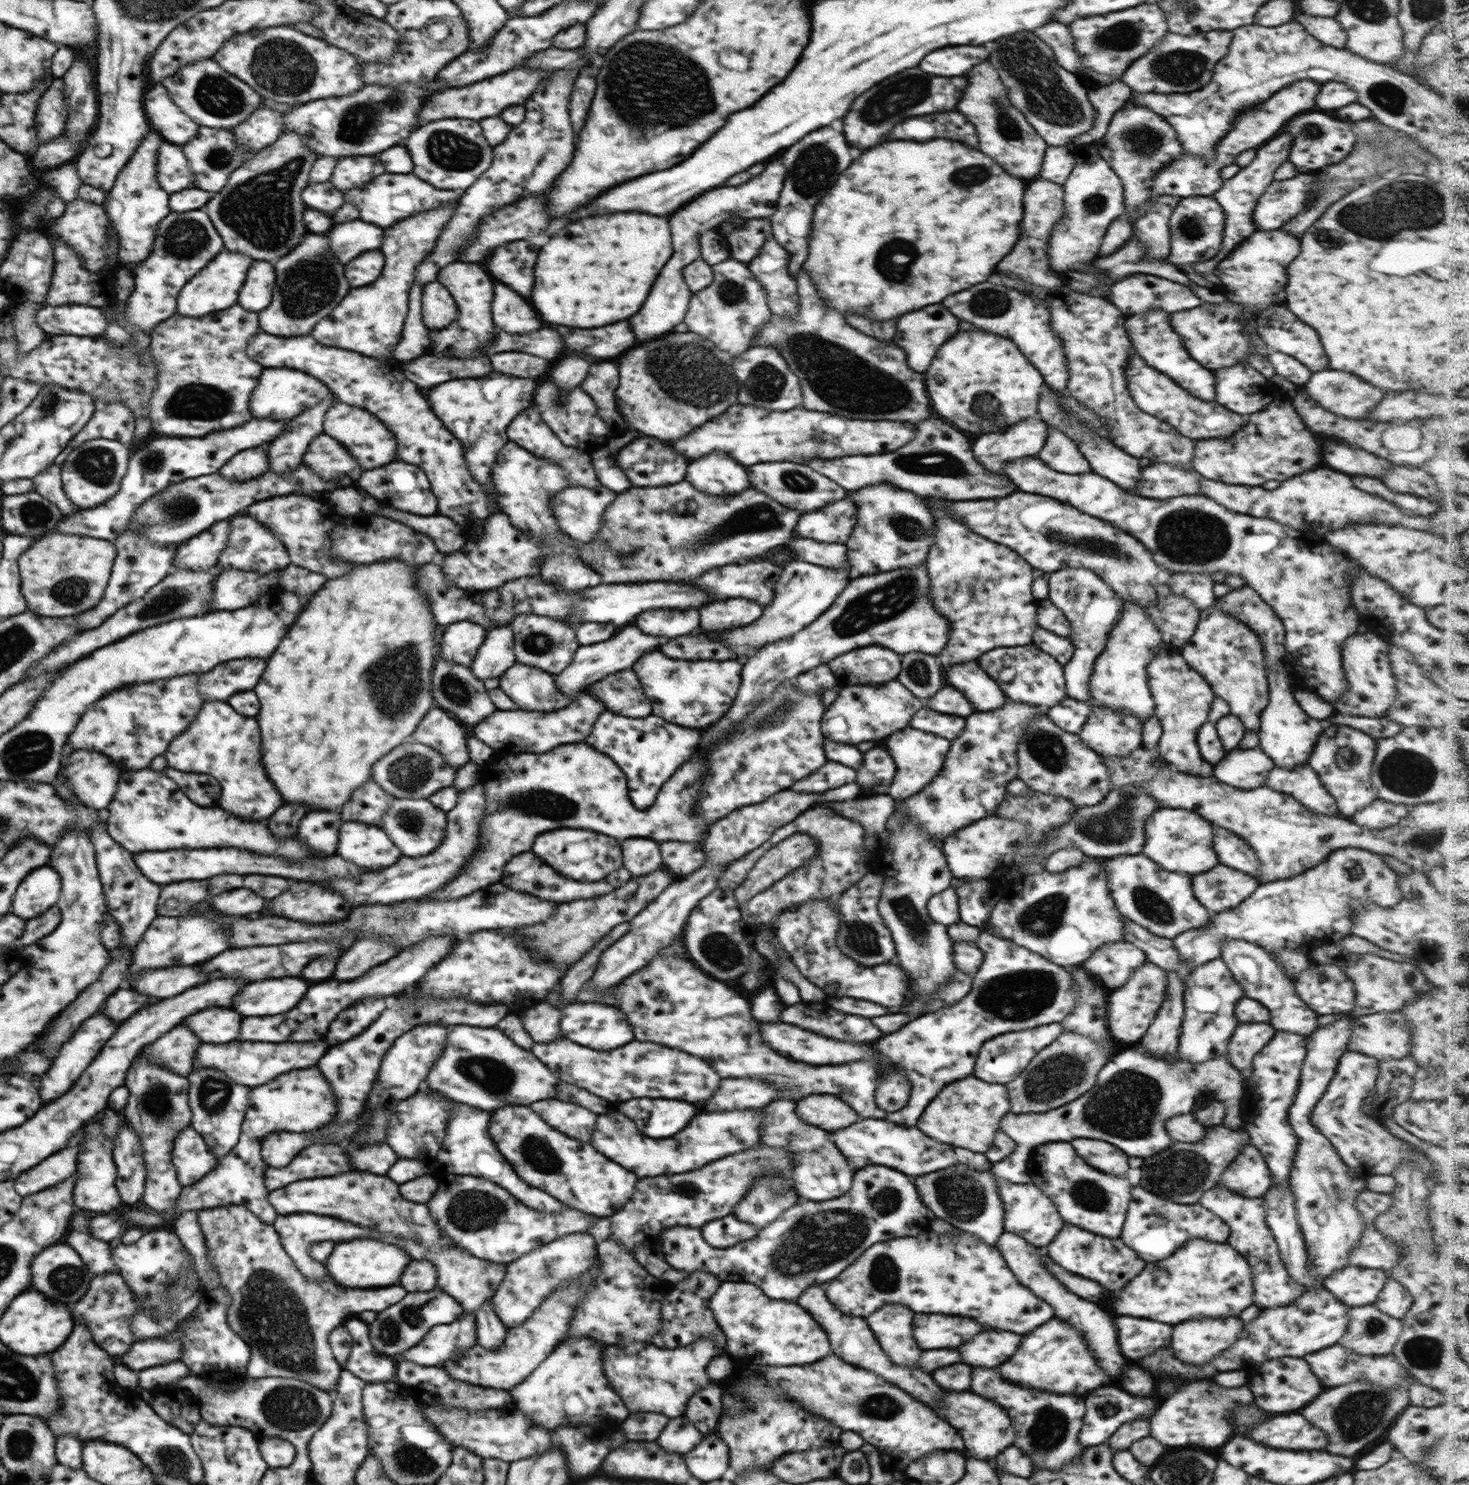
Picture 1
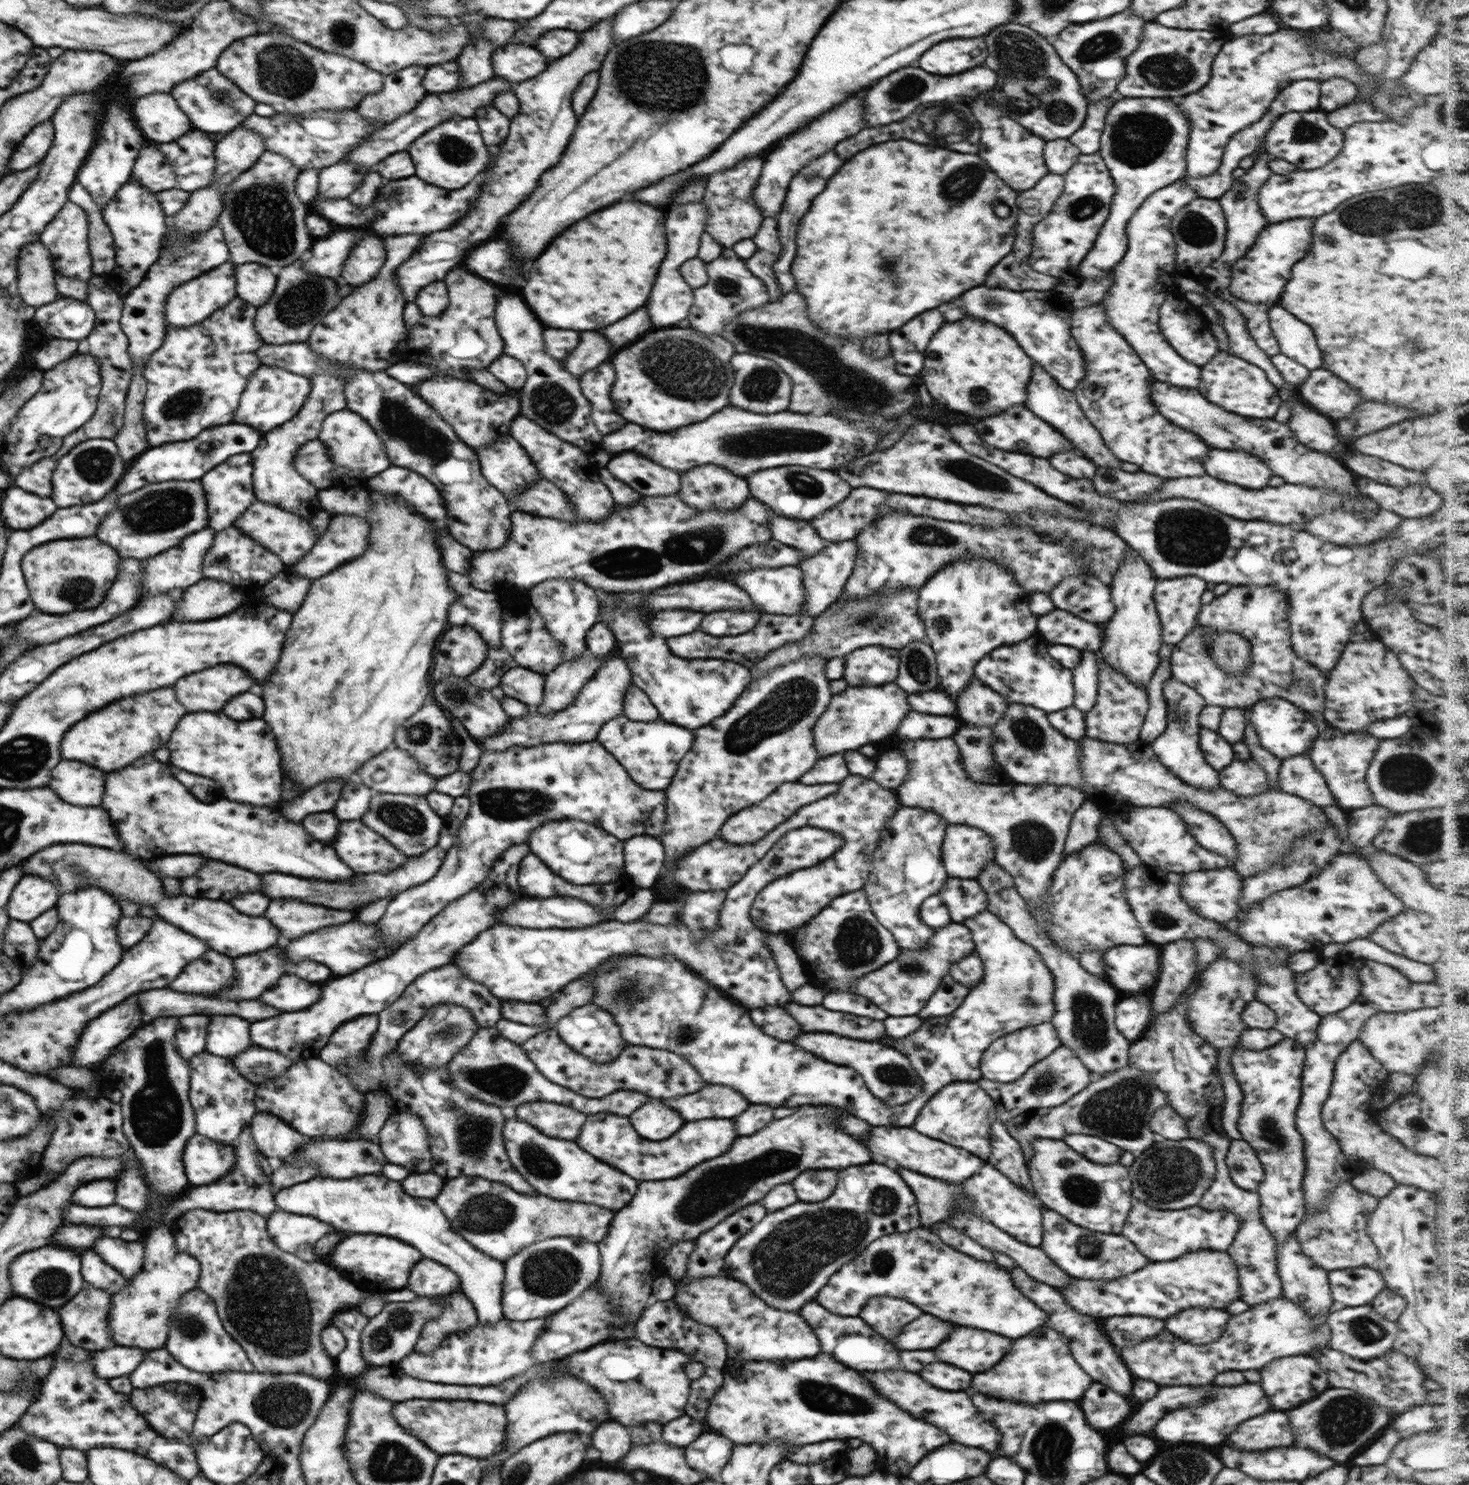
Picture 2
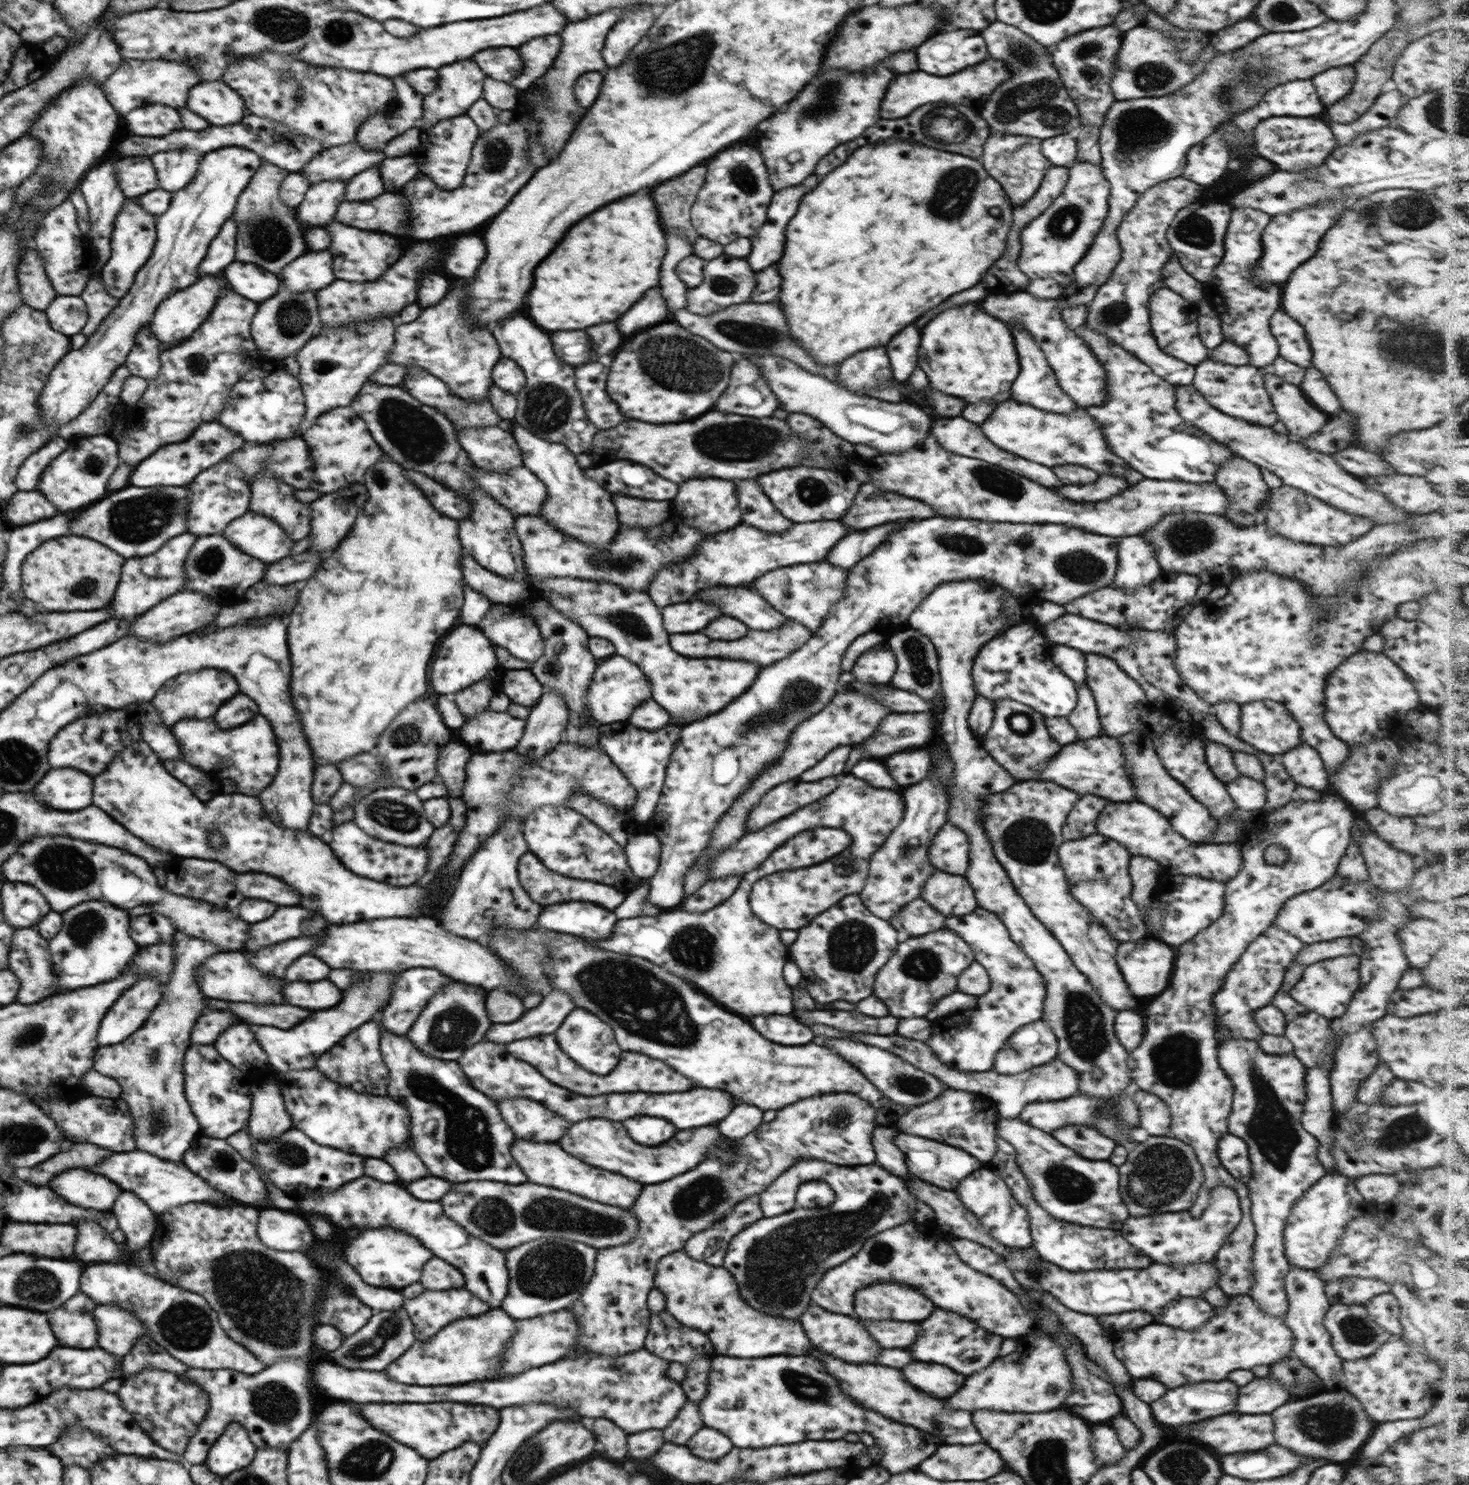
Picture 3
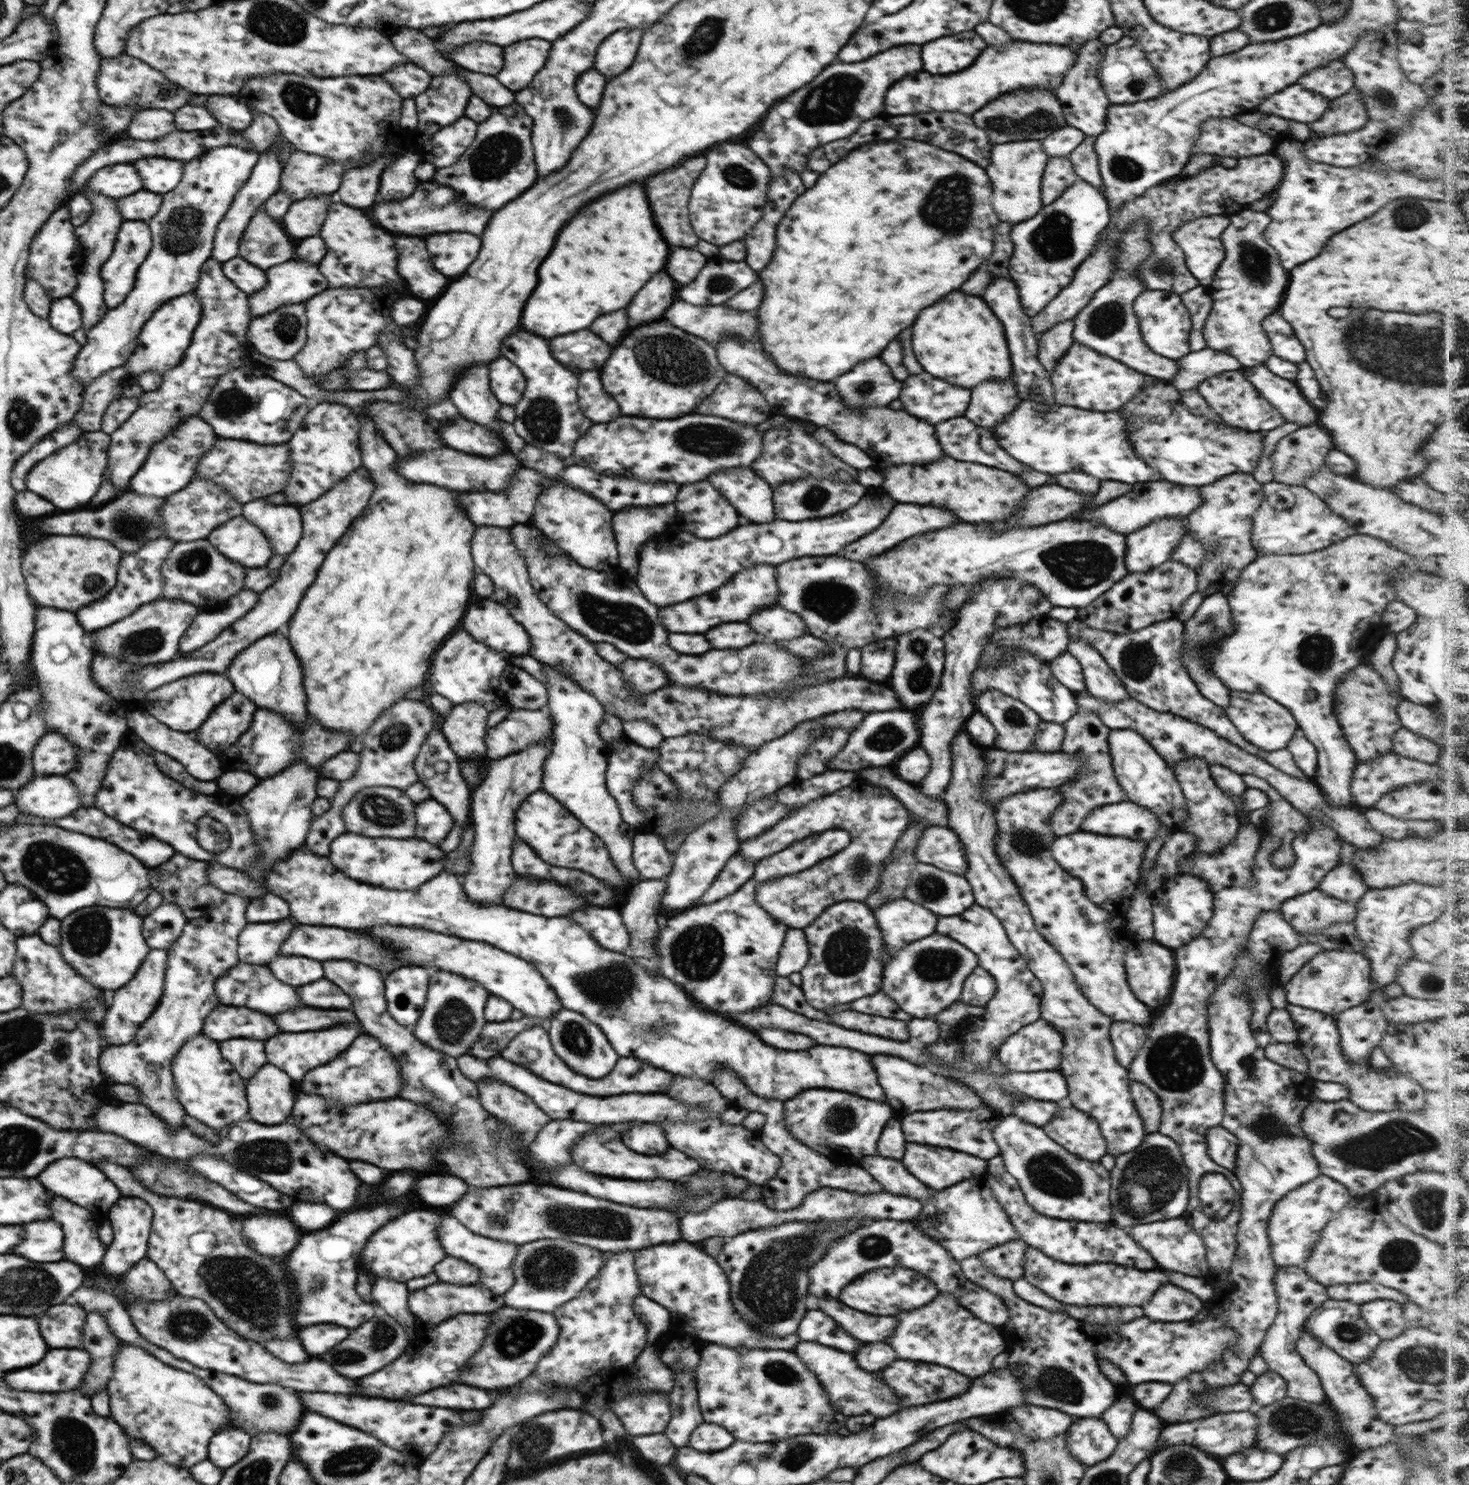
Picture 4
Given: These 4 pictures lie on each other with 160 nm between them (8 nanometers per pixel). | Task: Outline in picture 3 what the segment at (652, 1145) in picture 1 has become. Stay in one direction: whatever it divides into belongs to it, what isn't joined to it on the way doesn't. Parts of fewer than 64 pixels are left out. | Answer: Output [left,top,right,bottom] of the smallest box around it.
[558,1118,720,1184]

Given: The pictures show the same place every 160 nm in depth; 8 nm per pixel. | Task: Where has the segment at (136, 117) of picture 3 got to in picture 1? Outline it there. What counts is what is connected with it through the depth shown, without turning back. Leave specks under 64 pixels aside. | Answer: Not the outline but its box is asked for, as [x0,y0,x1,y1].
[146,83,199,145]

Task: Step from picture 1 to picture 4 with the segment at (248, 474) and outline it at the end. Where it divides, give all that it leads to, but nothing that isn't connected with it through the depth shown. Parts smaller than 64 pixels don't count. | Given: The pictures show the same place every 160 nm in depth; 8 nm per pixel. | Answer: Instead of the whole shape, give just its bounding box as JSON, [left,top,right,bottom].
[161,477,243,542]

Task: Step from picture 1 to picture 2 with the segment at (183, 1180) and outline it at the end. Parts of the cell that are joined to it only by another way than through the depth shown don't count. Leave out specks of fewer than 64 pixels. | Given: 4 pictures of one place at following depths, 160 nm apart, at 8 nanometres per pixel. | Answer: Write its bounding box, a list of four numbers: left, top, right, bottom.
[184,1133,236,1187]

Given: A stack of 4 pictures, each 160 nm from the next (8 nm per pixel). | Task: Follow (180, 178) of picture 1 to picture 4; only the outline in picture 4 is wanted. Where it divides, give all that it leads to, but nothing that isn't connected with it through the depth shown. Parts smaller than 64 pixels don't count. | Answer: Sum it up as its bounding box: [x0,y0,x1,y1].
[83,164,143,199]

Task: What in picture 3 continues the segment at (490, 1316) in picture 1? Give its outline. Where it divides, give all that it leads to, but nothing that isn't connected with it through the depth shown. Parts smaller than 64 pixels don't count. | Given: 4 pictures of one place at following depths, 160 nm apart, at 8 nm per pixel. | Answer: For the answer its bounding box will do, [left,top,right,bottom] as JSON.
[298,1176,510,1309]

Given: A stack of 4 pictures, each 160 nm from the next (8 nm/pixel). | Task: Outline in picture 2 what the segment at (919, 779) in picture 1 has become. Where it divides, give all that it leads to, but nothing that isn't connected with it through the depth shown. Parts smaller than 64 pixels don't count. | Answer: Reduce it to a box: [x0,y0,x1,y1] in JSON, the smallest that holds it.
[894,738,1088,910]

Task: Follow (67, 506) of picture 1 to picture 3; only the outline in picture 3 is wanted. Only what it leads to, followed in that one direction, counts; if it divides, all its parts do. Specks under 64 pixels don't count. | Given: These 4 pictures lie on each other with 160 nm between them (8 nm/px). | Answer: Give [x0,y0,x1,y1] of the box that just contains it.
[15,436,68,491]

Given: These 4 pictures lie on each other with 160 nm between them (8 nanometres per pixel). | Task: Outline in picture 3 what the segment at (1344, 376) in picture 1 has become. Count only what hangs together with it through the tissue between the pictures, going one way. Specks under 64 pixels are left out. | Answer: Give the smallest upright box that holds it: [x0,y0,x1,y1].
[1299,366,1340,414]

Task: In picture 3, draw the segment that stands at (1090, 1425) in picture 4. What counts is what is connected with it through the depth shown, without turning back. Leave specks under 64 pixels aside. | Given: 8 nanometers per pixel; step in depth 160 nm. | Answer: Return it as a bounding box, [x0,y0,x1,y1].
[1091,1424,1124,1465]

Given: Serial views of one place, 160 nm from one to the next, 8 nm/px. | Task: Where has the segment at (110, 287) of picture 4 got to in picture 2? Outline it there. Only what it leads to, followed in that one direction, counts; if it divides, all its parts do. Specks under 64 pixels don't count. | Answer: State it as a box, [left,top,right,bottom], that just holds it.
[103,178,168,296]

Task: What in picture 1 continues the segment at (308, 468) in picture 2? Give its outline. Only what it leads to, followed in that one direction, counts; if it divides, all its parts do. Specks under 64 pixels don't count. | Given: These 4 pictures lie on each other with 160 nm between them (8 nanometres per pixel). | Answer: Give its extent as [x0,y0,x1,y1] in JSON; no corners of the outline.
[304,432,362,487]

